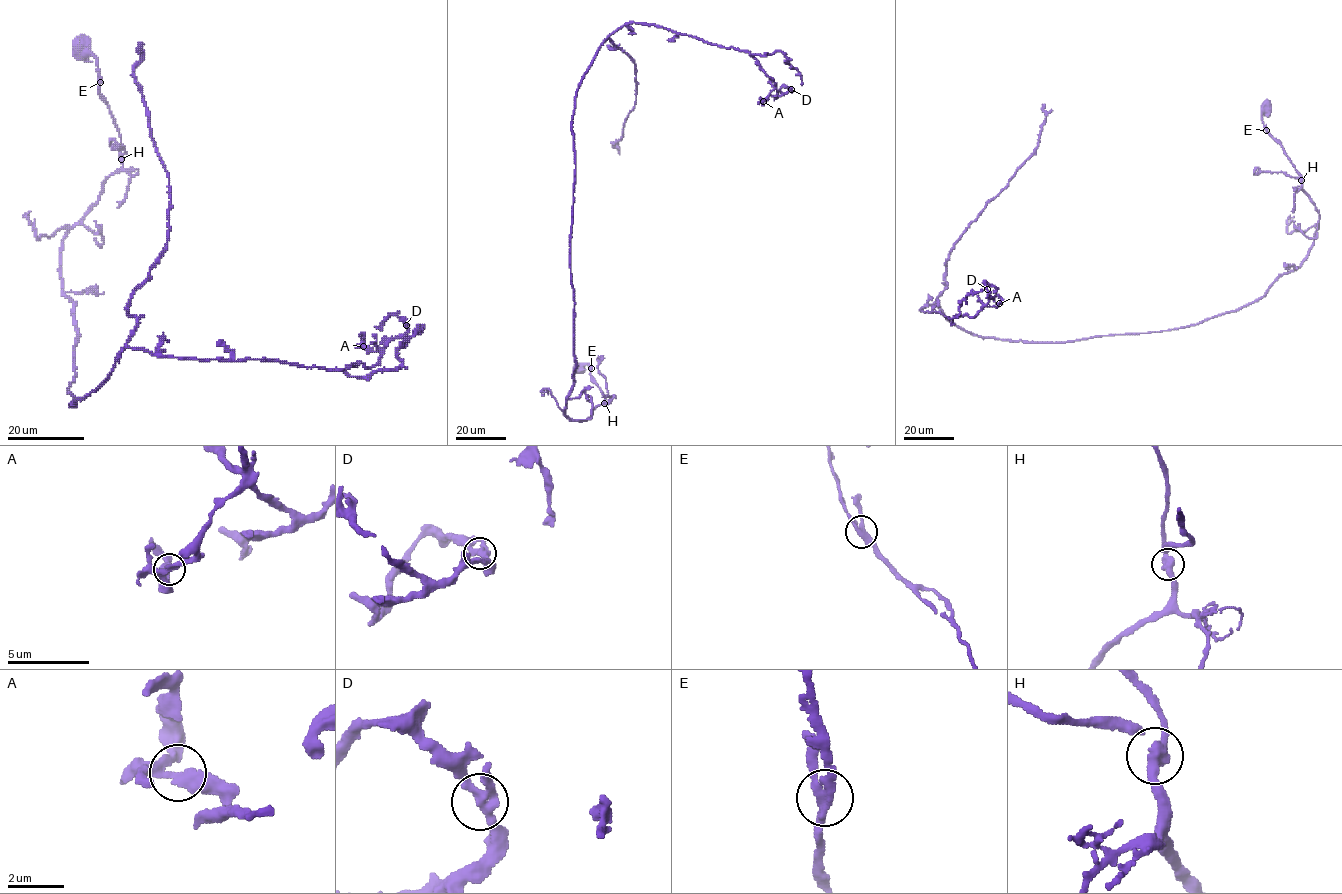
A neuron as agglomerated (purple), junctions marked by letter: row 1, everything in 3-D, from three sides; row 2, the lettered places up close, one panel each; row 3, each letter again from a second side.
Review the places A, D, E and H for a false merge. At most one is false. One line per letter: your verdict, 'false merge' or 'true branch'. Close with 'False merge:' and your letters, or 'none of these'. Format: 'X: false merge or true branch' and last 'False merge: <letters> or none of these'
A: true branch
D: true branch
E: true branch
H: true branch
False merge: none of these

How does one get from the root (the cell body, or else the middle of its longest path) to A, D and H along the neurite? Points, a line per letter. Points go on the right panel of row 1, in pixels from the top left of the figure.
A: (1266, 106), (1319, 219), (1308, 255), (1261, 297), (1178, 328), (1054, 343), (982, 338), (921, 310), (999, 303)
D: (1266, 106), (1319, 219), (1261, 297), (1054, 343), (921, 310), (973, 317), (987, 289)
H: (1266, 106), (1263, 107), (1261, 116), (1263, 126), (1281, 146), (1301, 180)

